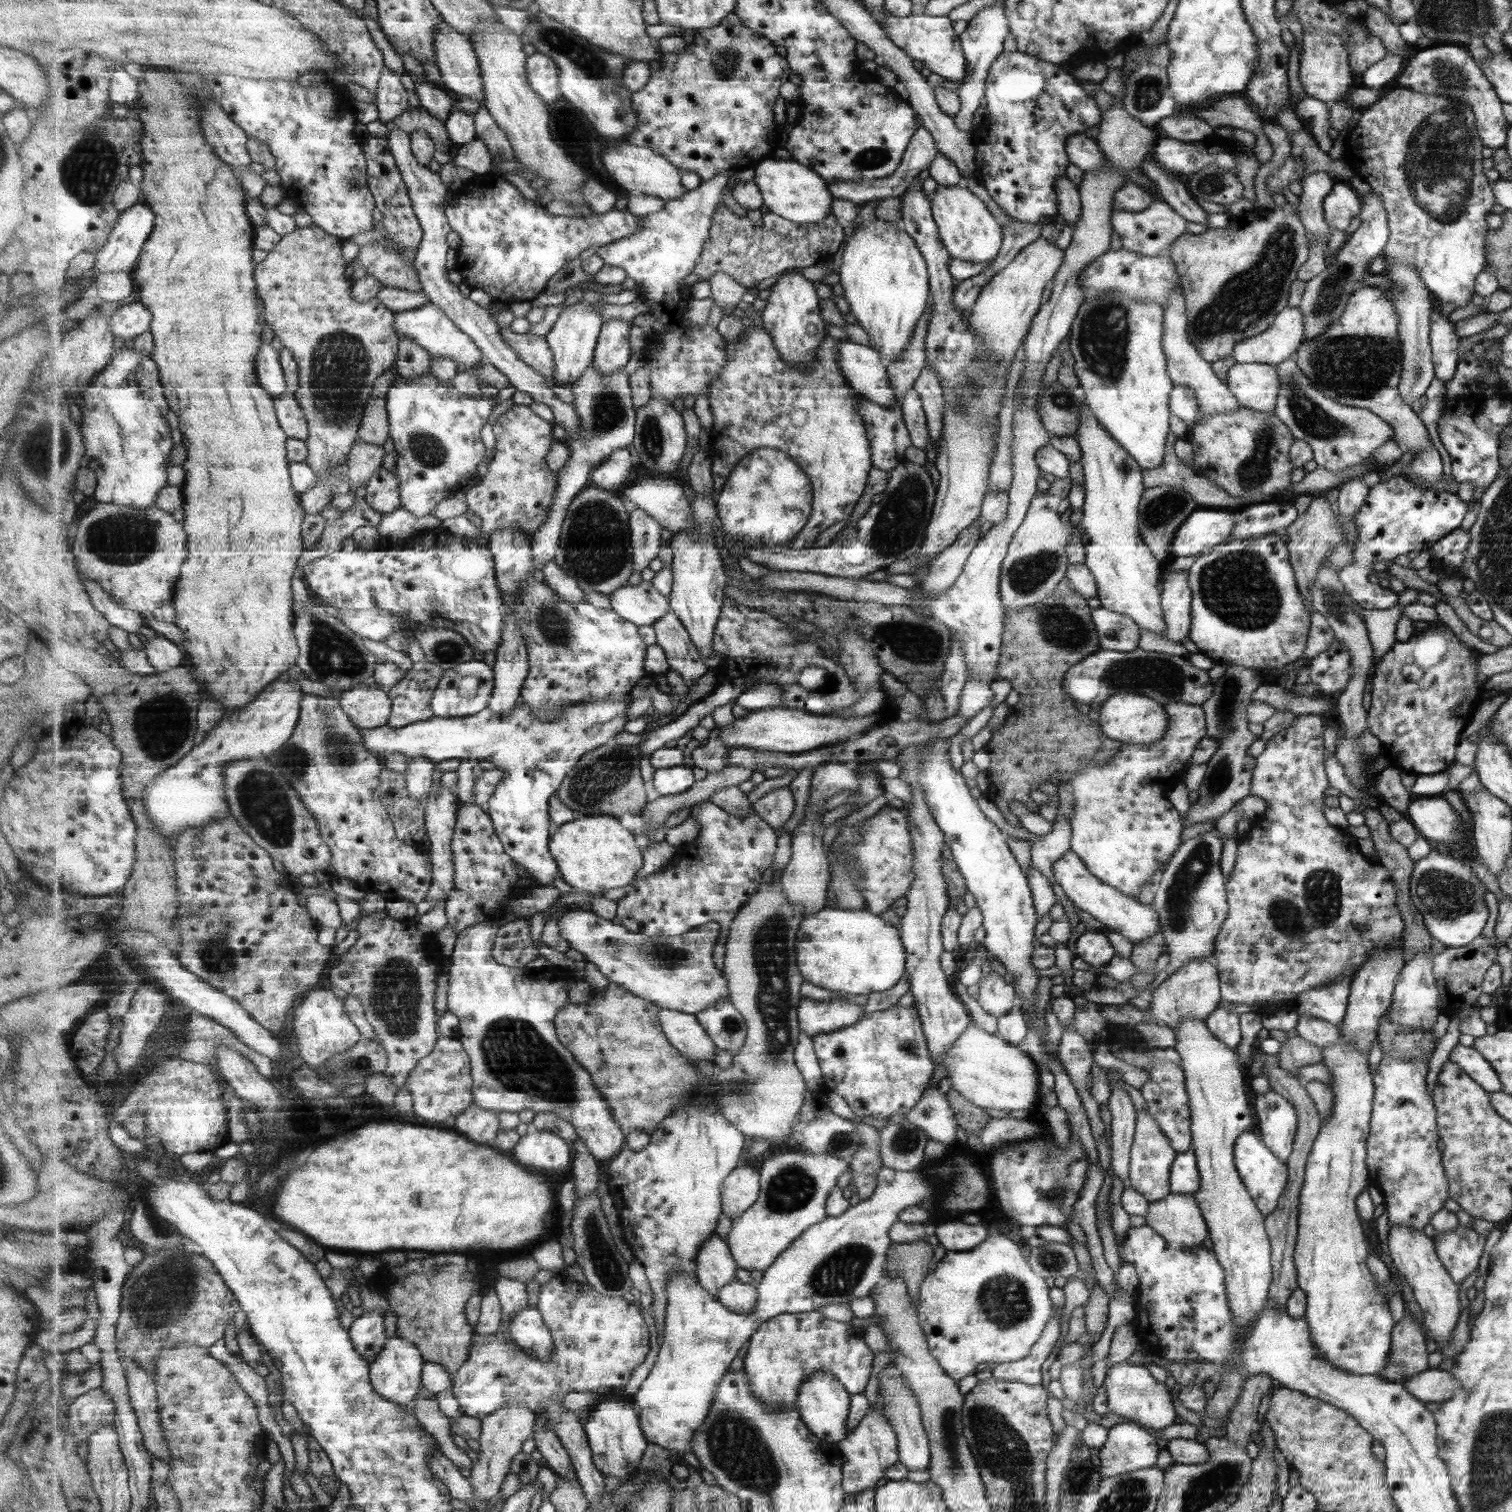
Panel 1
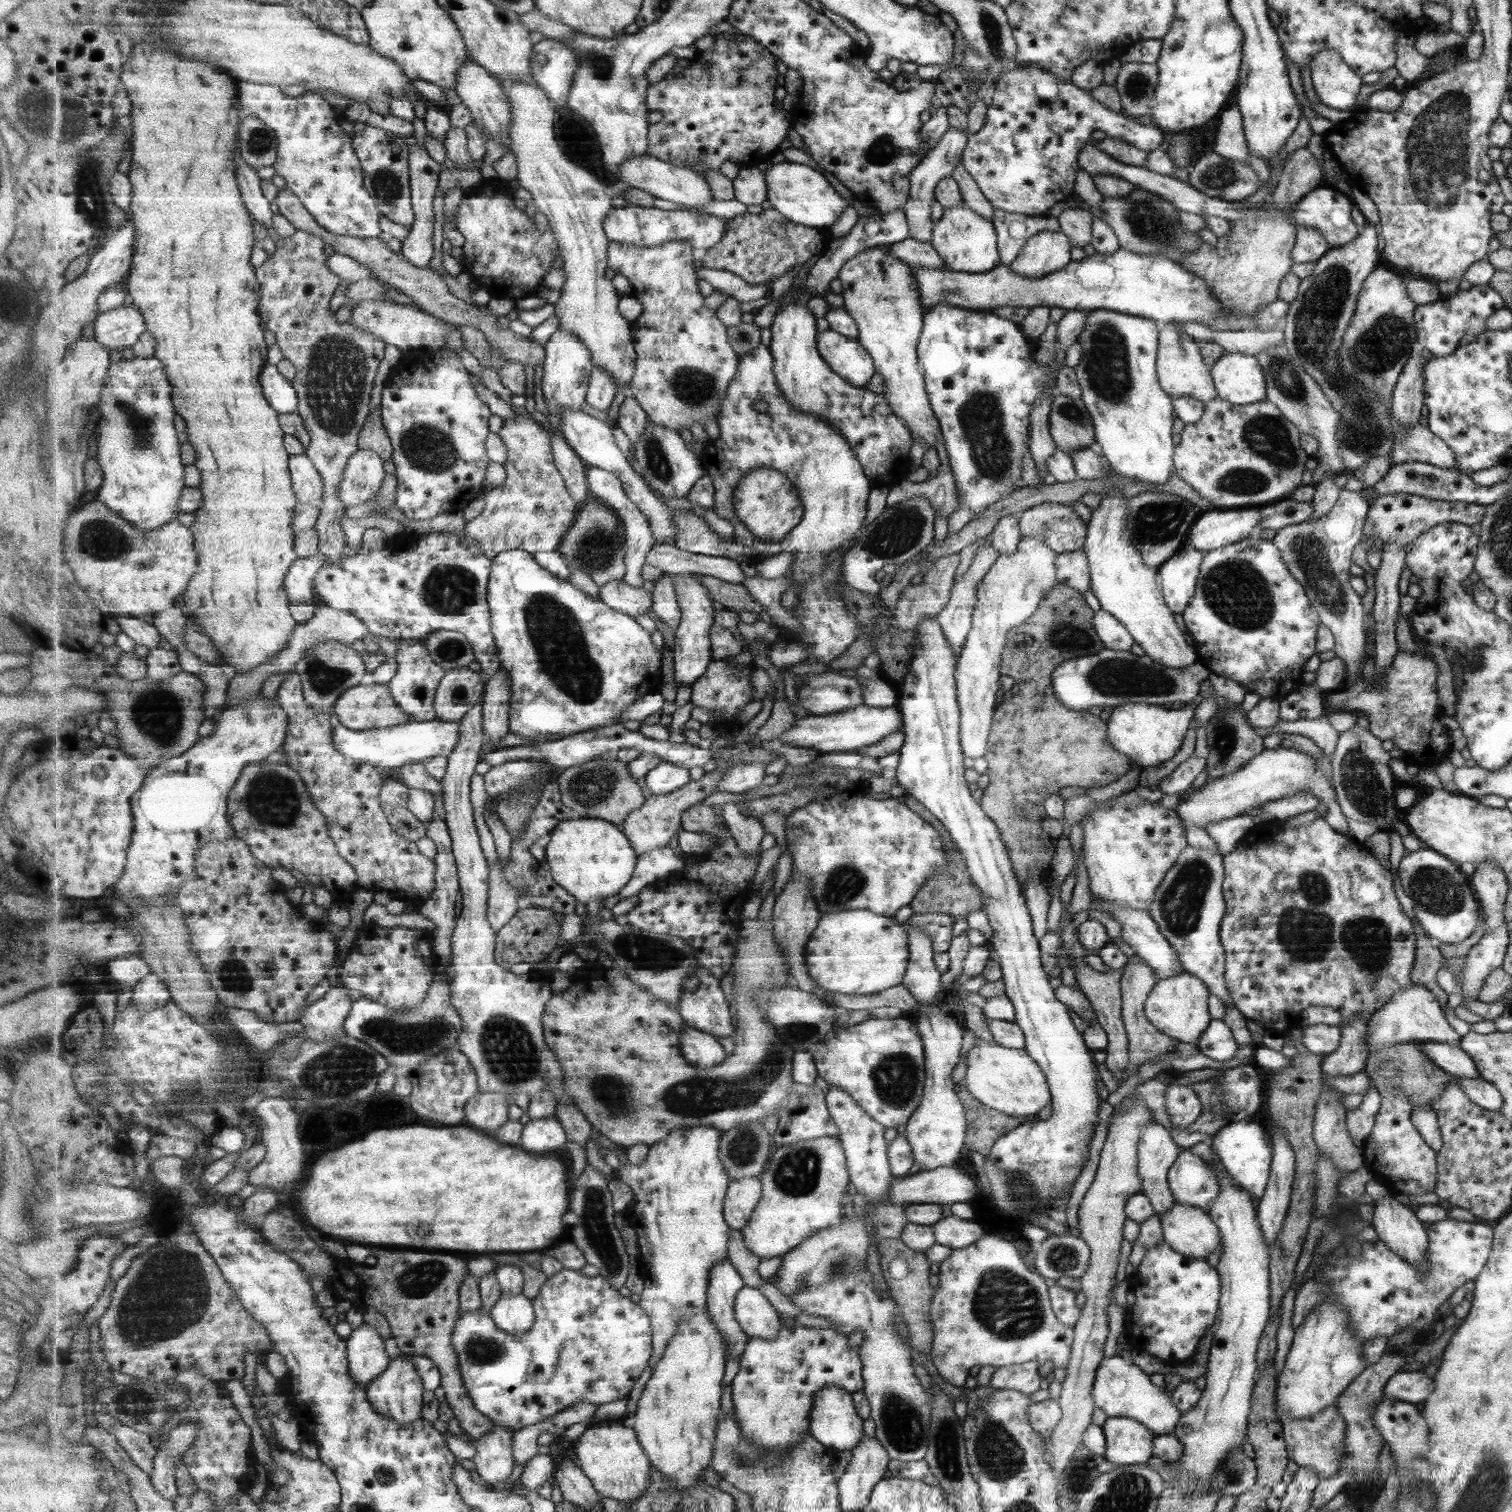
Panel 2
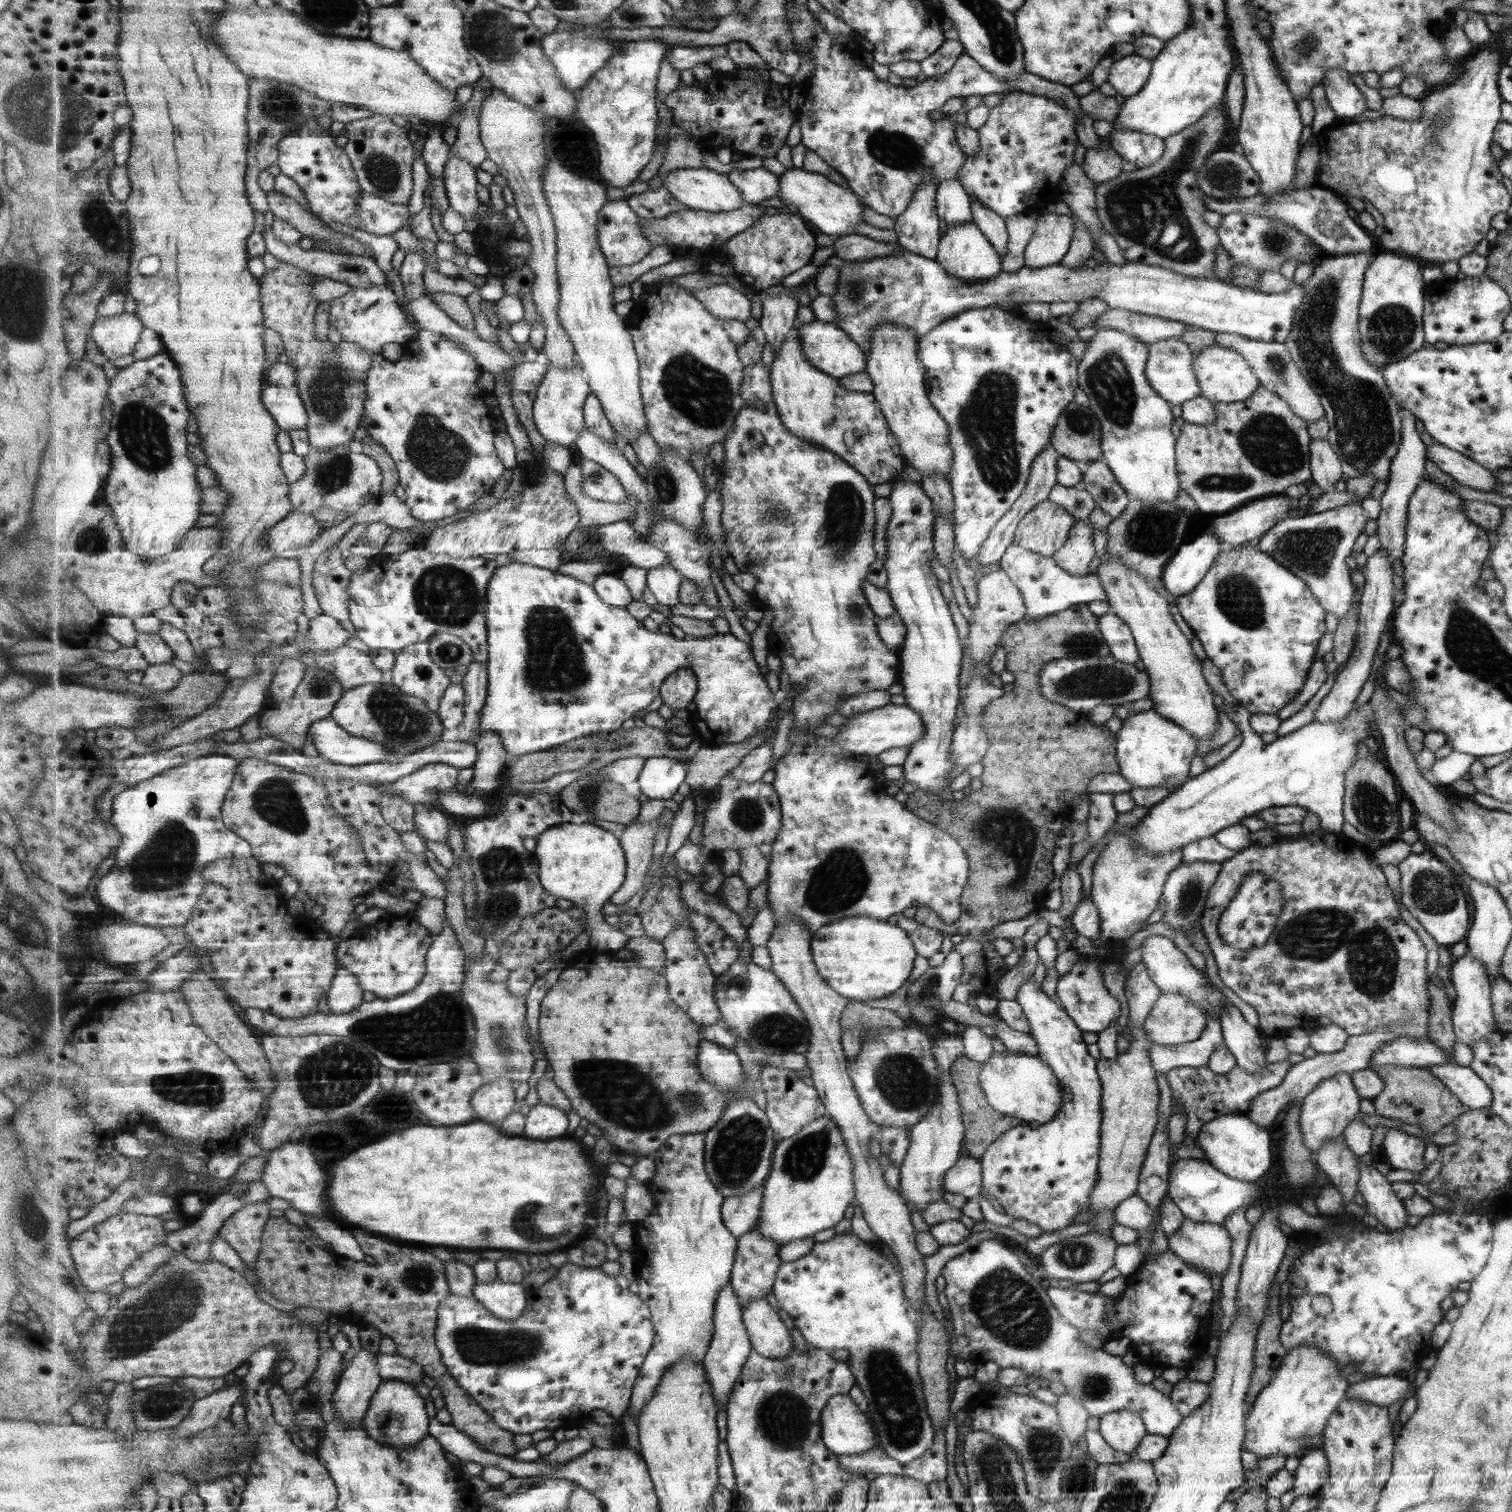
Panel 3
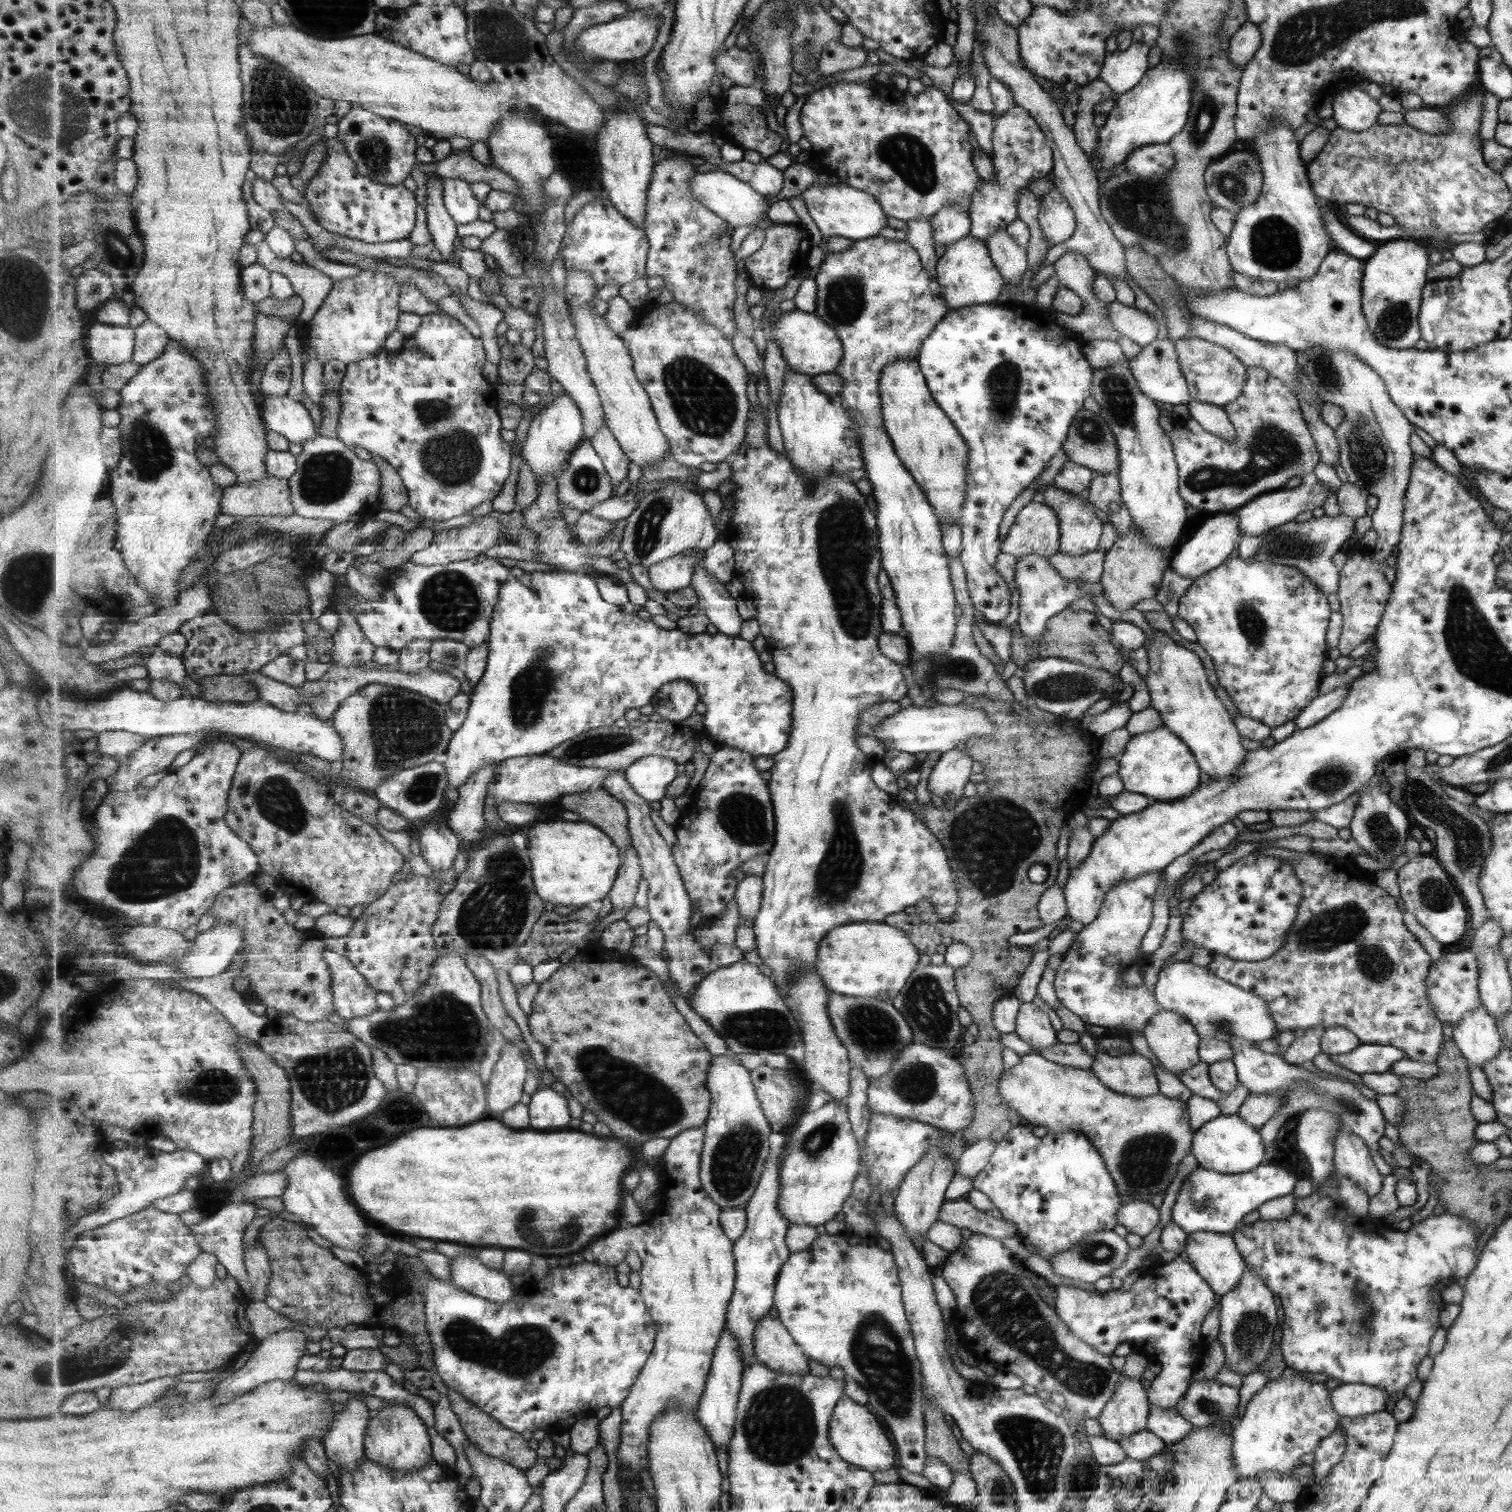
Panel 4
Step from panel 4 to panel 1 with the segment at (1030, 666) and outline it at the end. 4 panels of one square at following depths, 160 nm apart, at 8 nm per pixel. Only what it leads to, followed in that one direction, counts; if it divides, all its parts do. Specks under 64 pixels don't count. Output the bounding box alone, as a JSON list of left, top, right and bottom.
[1063,647,1213,706]

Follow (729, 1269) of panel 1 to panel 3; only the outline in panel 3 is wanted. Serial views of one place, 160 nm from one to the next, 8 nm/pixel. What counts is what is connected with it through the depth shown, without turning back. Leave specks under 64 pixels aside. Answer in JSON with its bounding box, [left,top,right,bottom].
[704,1283,754,1408]

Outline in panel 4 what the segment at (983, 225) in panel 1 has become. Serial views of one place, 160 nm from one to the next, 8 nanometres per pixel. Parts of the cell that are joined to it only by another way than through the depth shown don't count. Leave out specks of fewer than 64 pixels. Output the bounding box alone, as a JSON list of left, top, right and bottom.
[935,235,1005,311]

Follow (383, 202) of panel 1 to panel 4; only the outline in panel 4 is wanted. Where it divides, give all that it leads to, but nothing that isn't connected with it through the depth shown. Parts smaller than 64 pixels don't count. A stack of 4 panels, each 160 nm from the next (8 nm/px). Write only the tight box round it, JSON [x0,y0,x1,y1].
[337,104,421,188]

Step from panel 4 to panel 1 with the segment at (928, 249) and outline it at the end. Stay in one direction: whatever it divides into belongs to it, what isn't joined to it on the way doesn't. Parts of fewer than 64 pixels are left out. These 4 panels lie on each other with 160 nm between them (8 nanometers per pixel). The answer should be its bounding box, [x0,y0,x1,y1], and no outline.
[952,5,1008,132]

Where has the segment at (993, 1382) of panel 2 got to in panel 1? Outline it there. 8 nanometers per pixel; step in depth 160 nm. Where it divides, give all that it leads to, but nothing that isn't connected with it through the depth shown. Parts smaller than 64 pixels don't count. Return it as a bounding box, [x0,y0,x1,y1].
[992,1314,1064,1386]

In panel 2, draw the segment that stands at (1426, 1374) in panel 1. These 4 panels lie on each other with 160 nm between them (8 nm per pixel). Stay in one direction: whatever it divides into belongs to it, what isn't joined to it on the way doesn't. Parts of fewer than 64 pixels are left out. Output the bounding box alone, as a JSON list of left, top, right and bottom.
[1382,1371,1434,1404]

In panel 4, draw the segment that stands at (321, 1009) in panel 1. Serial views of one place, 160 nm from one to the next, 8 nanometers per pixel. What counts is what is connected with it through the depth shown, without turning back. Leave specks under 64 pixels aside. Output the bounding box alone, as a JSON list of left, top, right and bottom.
[324,948,379,1020]

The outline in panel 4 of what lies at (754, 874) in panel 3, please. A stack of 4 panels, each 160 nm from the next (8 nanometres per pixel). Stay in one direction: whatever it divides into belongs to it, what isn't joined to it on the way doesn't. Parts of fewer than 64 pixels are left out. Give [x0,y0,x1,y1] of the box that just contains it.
[736,875,764,923]

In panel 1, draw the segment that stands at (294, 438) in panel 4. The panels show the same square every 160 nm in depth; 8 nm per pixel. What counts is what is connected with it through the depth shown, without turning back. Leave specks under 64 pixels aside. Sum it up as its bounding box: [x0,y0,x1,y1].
[258,343,288,398]

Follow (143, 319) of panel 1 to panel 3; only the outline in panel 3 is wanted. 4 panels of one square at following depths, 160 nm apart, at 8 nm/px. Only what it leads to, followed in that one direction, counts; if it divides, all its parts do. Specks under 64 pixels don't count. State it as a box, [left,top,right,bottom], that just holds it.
[90,314,145,361]

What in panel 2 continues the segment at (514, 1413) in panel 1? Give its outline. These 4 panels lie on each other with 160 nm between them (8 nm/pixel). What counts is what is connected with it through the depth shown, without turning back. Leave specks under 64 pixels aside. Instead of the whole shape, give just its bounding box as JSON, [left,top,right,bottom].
[474,1424,515,1488]

